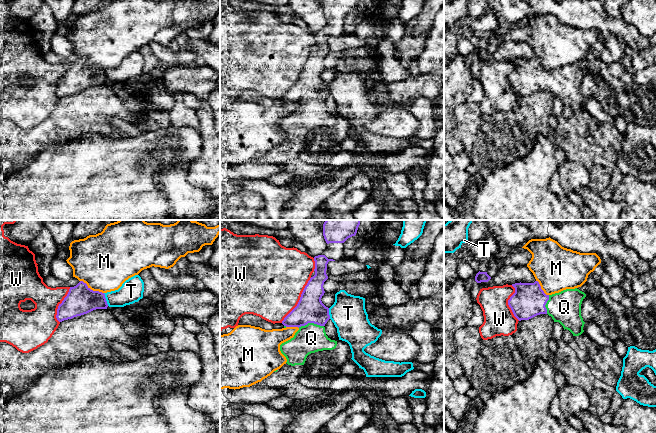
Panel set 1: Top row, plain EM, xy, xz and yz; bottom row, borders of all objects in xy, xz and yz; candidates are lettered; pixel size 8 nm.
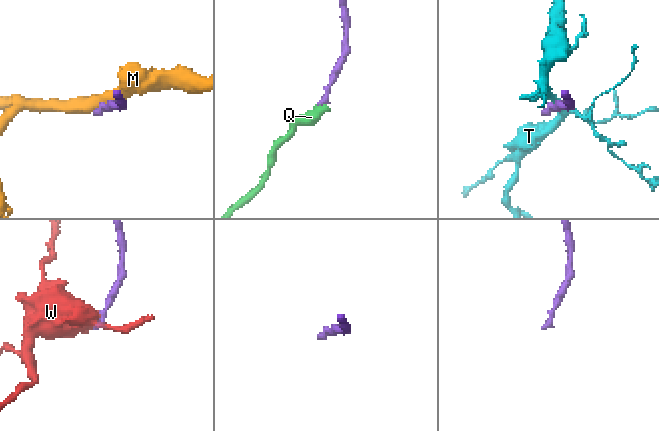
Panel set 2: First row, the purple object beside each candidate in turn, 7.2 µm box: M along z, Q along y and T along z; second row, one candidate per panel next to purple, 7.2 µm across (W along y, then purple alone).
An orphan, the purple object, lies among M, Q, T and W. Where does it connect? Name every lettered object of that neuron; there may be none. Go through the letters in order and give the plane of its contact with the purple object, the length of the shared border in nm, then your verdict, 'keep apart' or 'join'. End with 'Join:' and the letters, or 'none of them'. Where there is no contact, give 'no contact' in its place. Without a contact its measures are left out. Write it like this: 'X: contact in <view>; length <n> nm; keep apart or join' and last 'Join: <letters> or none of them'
M: contact in xy; length 220 nm; keep apart
Q: contact in xz; length 200 nm; join
T: contact in xy; length 110 nm; keep apart
W: contact in xz; length 440 nm; keep apart
Join: Q

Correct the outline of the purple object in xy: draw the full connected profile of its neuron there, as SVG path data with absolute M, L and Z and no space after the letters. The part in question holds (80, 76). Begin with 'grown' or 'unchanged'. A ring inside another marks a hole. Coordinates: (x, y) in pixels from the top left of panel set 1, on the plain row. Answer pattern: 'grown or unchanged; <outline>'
unchanged; M80 57L76 62L70 63L67 72L58 82L56 94L62 98L107 83L104 69L93 67L86 59Z

